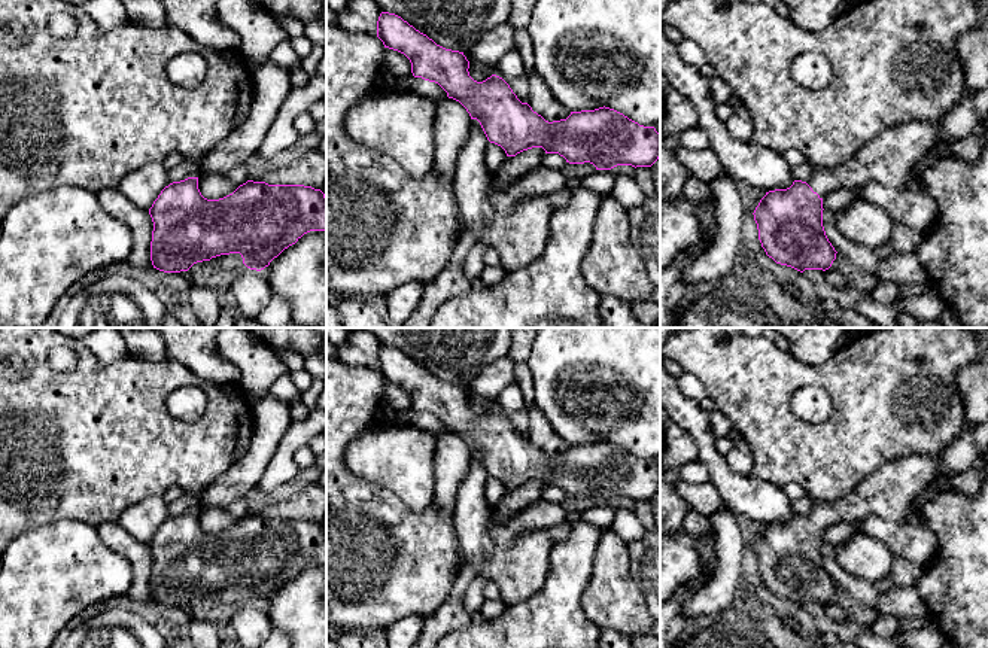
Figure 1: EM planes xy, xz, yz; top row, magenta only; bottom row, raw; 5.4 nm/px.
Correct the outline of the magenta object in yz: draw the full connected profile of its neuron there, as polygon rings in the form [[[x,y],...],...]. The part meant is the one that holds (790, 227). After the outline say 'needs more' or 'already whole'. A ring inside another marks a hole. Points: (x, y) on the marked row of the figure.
[[[916,121],[885,130],[867,143],[845,164],[833,168],[815,168],[809,182],[794,180],[787,189],[766,192],[754,210],[759,240],[766,255],[776,264],[805,270],[829,270],[836,259],[836,250],[823,226],[823,197],[837,188],[864,188],[876,182],[887,188],[900,189],[906,185],[915,162],[940,139],[934,121]]] | needs more

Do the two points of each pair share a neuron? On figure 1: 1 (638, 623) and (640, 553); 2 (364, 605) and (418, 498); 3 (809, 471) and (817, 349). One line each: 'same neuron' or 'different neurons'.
1: different neurons
2: different neurons
3: different neurons

